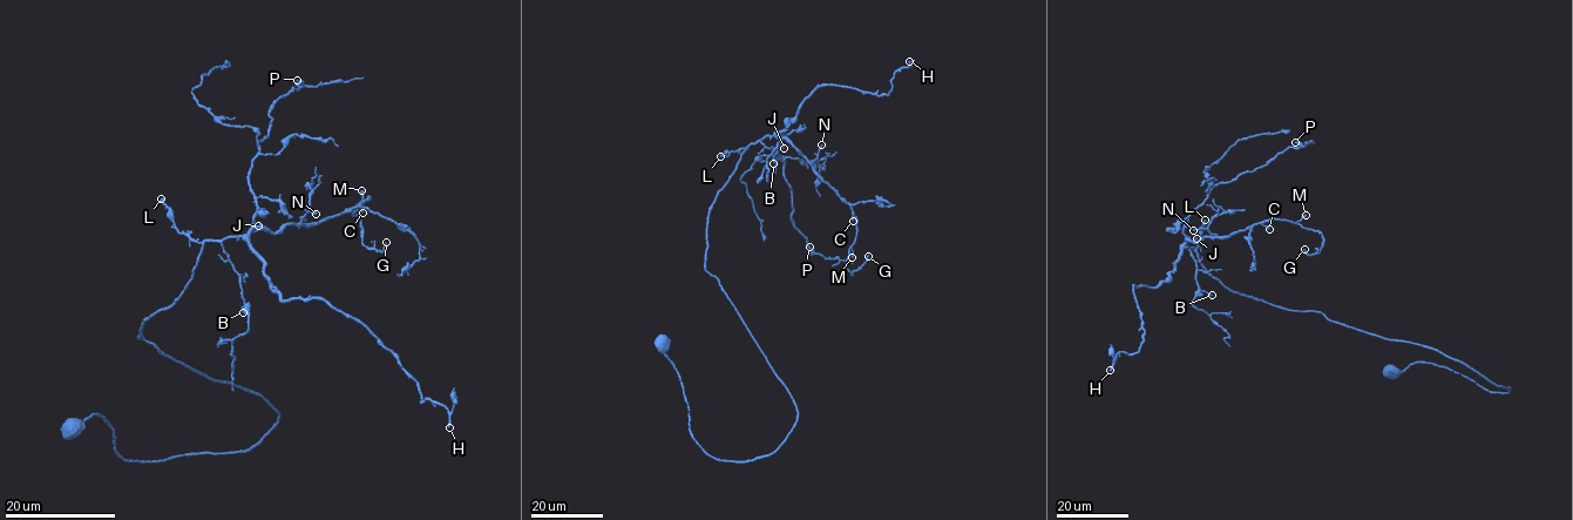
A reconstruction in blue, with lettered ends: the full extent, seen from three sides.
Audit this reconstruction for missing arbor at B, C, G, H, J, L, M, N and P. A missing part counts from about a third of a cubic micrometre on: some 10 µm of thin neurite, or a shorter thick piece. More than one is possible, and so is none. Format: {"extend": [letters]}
{"extend": ["H"]}

